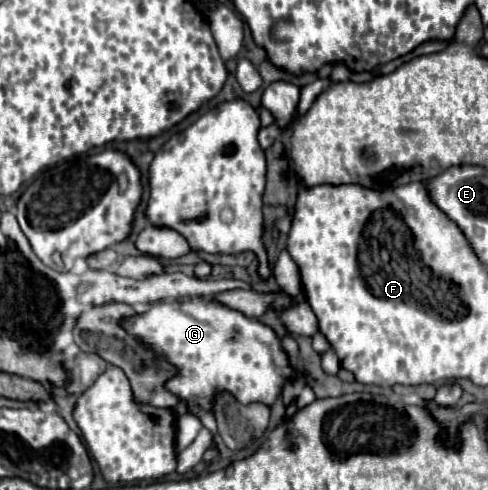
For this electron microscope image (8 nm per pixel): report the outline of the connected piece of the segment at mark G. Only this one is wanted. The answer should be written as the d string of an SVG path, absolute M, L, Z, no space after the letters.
M200 296L156 302L148 312L124 322L124 328L130 334L138 336L142 342L148 342L158 354L162 354L170 364L178 368L178 376L170 378L166 382L166 388L188 406L200 404L208 410L208 394L212 394L212 390L228 390L230 394L236 394L240 402L256 402L256 398L260 398L260 402L270 406L278 398L286 378L290 378L292 374L292 370L288 368L286 352L282 350L282 344L272 328L260 324L254 318L244 318L244 314L236 314L236 310L220 306L220 302L212 302L212 298Z

